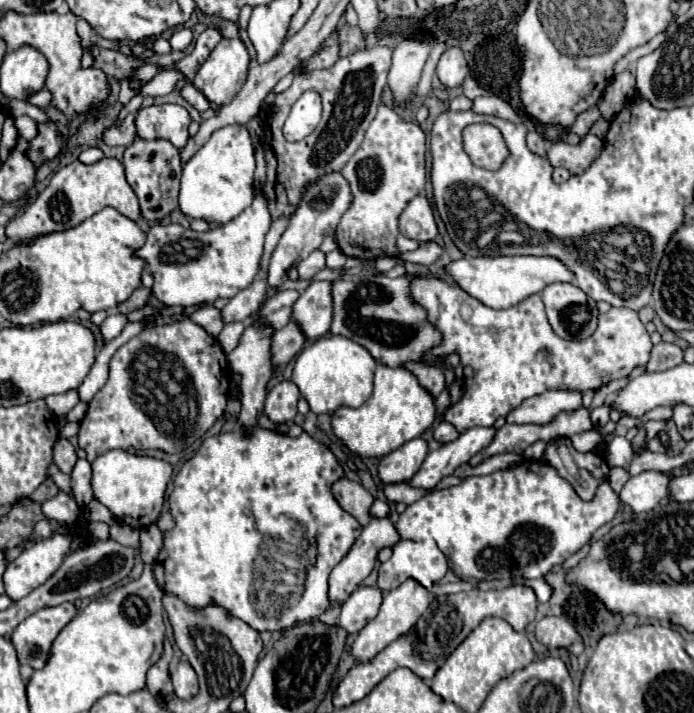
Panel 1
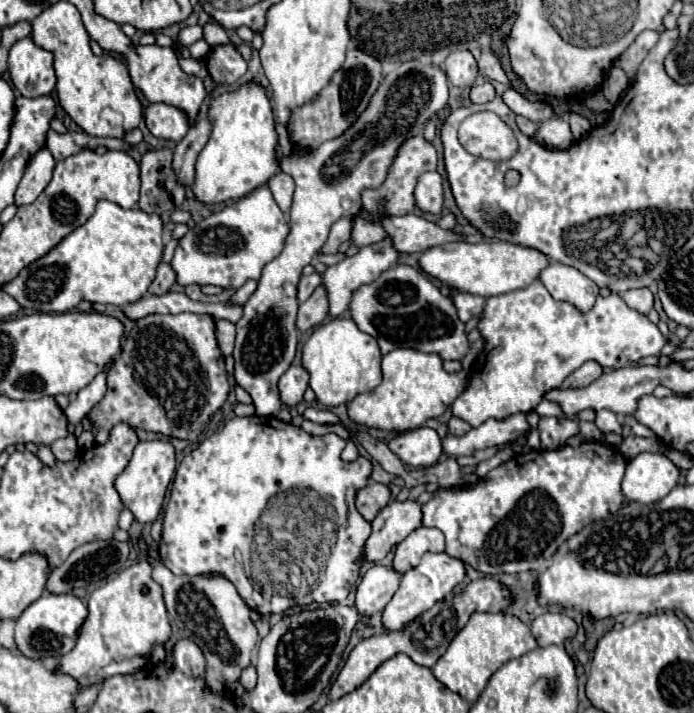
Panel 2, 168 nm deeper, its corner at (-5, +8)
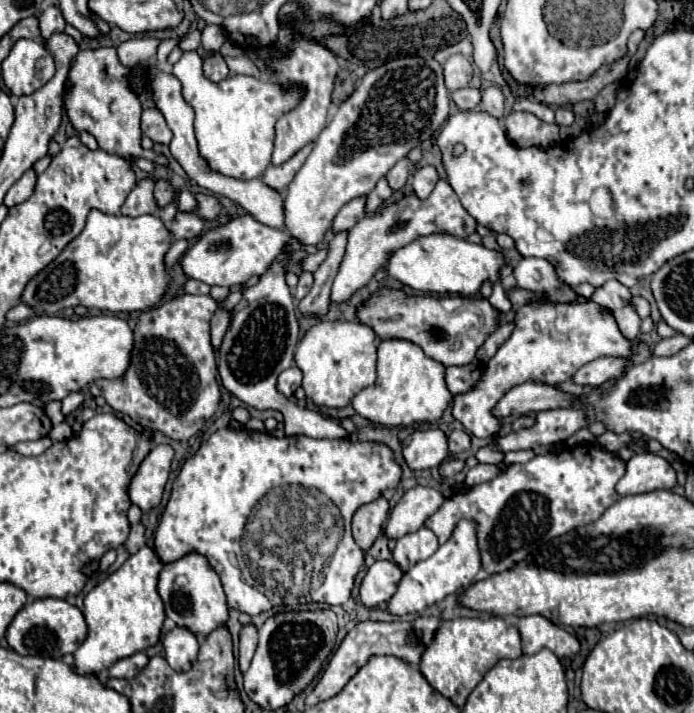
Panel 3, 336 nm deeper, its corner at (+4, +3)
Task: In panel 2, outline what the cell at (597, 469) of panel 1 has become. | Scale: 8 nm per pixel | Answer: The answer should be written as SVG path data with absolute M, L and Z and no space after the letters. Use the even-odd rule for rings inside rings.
M541 418L537 430L541 434L541 450L545 450L545 446L563 446L569 436L578 434L579 425L569 418Z

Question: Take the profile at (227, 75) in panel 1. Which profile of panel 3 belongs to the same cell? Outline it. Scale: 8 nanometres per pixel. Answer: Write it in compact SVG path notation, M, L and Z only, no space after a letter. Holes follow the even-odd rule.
M216 53L216 55L208 57L208 59L204 59L204 75L206 75L210 81L214 81L214 83L226 79L226 77L228 77L228 65L226 65L224 57Z

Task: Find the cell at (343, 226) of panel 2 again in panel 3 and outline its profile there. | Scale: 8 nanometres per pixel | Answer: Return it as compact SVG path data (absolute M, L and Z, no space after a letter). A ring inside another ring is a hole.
M358 197L358 199L352 199L350 203L346 203L338 215L334 217L332 221L332 227L330 231L336 235L336 233L344 233L344 231L350 231L350 227L354 227L360 219L366 217L364 213L364 201L366 197Z

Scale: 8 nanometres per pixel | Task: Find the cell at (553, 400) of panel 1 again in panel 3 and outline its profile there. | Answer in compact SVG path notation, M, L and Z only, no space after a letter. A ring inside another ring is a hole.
M600 357L600 359L594 359L586 365L582 365L572 381L576 385L582 385L582 387L598 387L602 385L604 381L608 381L610 377L616 377L620 375L620 371L624 369L624 365L628 365L624 359L614 359L614 357Z

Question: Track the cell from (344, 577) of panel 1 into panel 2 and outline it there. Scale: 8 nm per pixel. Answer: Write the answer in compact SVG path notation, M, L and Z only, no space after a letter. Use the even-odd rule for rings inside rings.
M393 500L371 522L373 532L365 544L365 560L367 562L383 560L385 554L395 544L405 540L405 536L409 536L413 530L421 526L421 520L423 512L417 500L405 500L405 502Z

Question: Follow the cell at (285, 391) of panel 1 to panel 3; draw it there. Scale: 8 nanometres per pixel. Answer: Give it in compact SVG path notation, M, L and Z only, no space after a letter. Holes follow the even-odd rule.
M296 365L288 367L288 369L282 371L280 377L278 377L278 389L280 389L280 393L286 395L286 397L292 397L294 391L300 387L300 383L302 383L302 373L300 373L300 369L298 369Z

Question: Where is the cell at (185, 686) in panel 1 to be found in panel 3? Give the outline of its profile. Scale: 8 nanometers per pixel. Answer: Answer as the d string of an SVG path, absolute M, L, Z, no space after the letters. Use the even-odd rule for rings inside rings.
M174 627L164 637L162 645L164 645L164 657L174 671L188 671L196 663L200 643L188 629Z

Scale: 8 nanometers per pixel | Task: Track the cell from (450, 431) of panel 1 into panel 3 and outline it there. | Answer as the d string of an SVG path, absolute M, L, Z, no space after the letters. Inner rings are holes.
M454 429L450 435L448 435L448 445L450 445L450 451L454 453L462 453L470 447L470 435L462 429Z

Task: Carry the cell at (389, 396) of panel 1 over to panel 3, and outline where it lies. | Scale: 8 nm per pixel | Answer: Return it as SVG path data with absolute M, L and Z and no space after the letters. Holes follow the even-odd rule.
M388 339L378 345L376 383L362 389L354 399L354 411L370 423L384 427L408 427L414 423L432 423L442 417L452 401L452 393L444 383L444 365L426 357L424 351L400 339Z

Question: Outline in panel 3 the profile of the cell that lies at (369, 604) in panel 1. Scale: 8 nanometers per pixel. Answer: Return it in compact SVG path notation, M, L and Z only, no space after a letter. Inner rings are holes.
M376 561L360 583L360 605L370 609L386 603L396 593L400 579L402 571L394 561Z

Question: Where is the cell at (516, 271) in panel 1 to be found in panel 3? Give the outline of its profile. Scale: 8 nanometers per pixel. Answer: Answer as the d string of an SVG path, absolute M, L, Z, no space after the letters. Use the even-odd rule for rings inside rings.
M426 235L394 251L386 269L390 277L396 277L404 285L422 293L458 293L474 297L486 281L492 285L500 281L500 271L506 263L502 251L486 249L484 245L468 243L452 235Z

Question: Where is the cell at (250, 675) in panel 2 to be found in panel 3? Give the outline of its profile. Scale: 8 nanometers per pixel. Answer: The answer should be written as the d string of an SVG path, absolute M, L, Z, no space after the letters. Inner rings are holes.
M244 625L242 633L240 633L240 657L238 657L238 669L240 673L248 671L248 665L252 661L252 655L256 651L256 643L258 643L258 631L254 625Z

